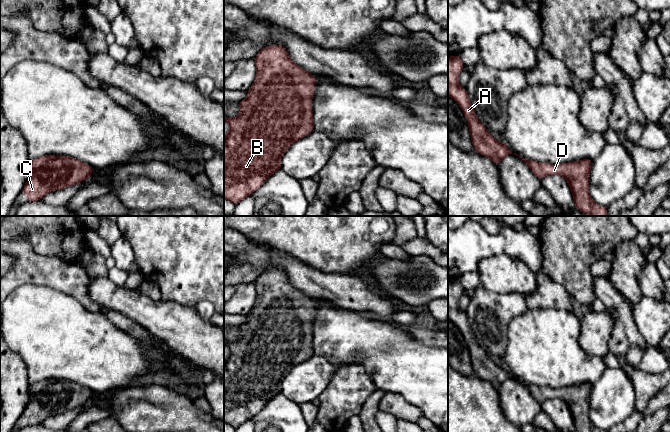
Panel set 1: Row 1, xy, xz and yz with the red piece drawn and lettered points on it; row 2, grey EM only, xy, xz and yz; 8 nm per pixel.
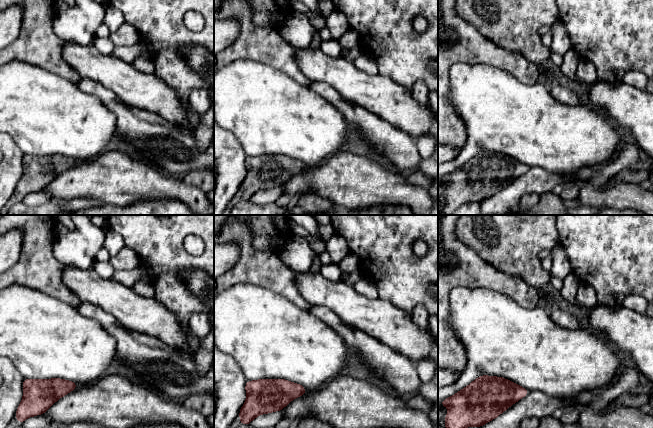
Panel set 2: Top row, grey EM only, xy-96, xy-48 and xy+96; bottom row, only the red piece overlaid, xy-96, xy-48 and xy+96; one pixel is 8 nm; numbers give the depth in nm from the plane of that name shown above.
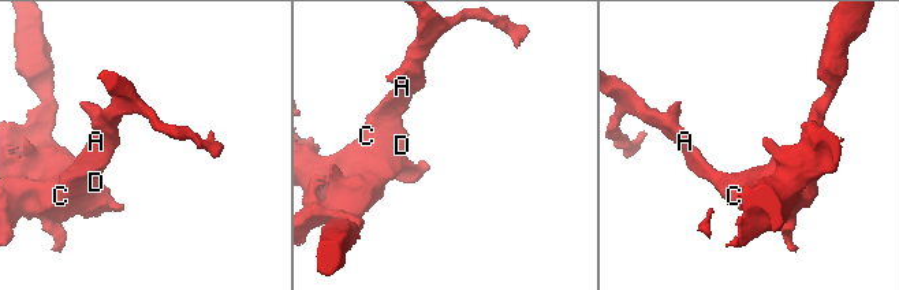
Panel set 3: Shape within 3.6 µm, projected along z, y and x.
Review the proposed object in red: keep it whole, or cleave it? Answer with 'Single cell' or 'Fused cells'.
Single cell

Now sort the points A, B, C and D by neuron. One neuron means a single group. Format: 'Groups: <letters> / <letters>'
Groups: A B C D

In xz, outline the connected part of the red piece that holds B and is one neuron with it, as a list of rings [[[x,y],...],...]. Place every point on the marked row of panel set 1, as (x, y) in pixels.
[[[281,45],[261,49],[255,57],[257,76],[248,90],[248,96],[239,101],[241,112],[234,118],[224,117],[230,132],[224,135],[224,199],[238,204],[276,171],[281,169],[281,157],[297,140],[314,131],[311,101],[315,91],[316,76],[295,64]]]

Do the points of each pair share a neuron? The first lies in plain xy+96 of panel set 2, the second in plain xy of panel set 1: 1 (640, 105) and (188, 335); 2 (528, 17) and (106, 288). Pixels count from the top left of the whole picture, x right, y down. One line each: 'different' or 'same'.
1: same
2: different

